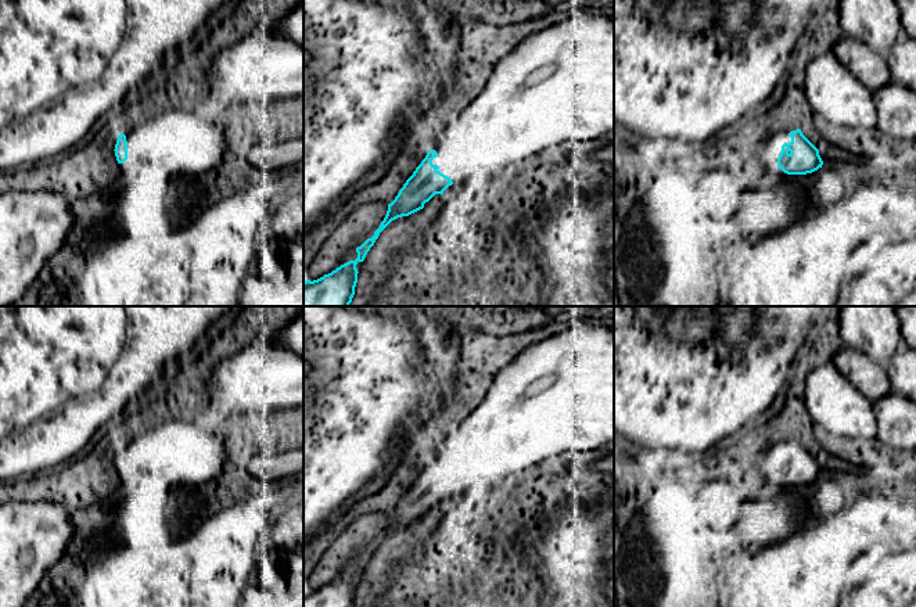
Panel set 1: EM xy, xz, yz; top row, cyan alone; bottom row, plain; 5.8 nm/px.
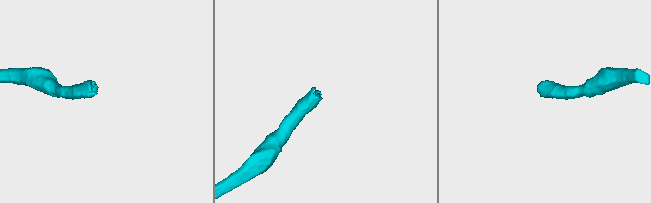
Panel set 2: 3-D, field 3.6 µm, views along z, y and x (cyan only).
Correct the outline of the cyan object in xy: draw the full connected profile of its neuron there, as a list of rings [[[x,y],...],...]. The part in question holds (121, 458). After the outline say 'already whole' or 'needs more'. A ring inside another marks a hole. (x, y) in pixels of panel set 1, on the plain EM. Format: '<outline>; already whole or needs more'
[[[188,423],[155,425],[129,445],[121,443],[115,455],[118,474],[127,470],[127,461],[139,468],[152,471],[175,484],[180,491],[216,480],[226,464],[226,442],[212,430]]]; needs more

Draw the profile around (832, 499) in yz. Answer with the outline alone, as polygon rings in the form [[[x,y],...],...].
[[[822,475],[820,482],[823,491],[813,504],[813,509],[819,514],[816,522],[825,524],[830,516],[836,514],[845,504],[845,498],[843,485],[836,477]]]

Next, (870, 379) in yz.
[[[841,348],[833,363],[872,403],[892,392],[886,367],[855,348]]]

